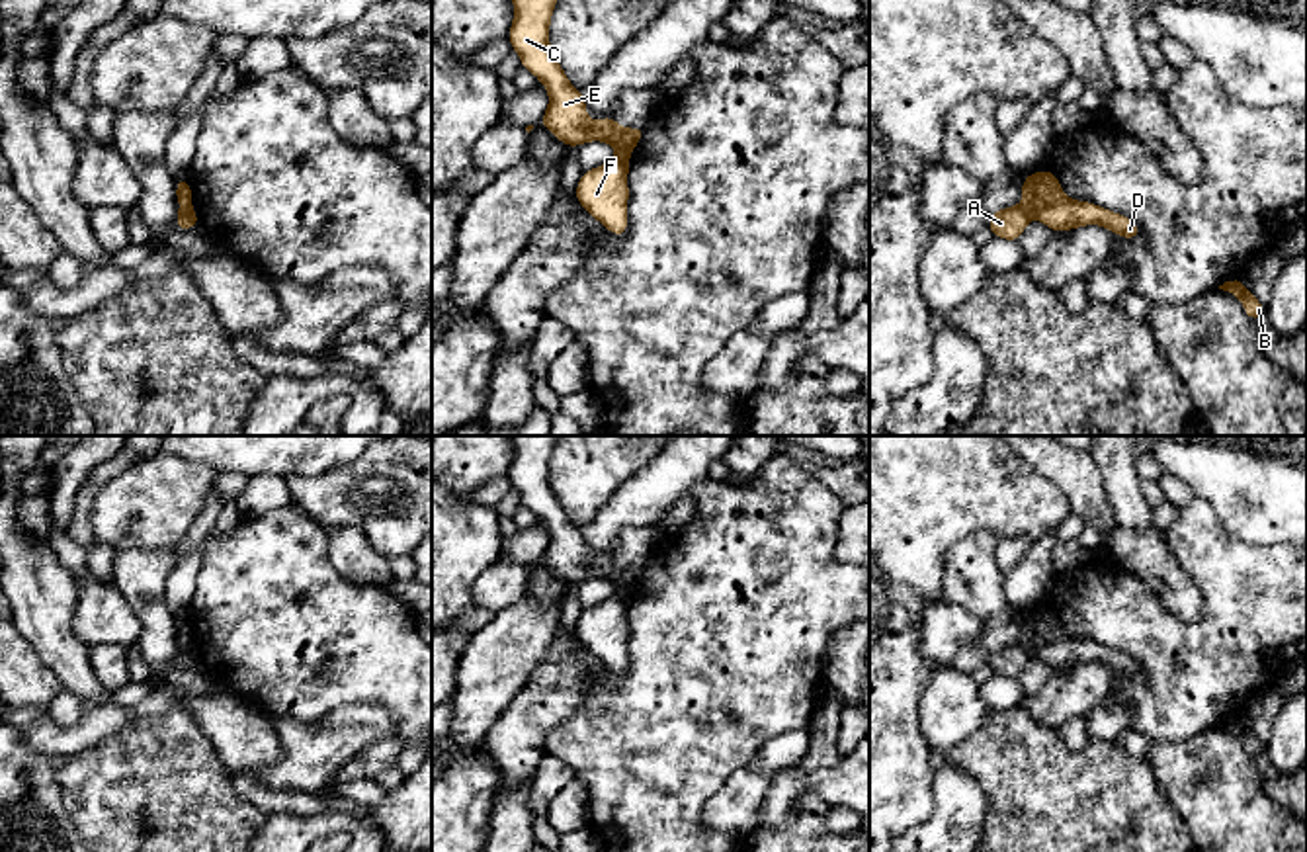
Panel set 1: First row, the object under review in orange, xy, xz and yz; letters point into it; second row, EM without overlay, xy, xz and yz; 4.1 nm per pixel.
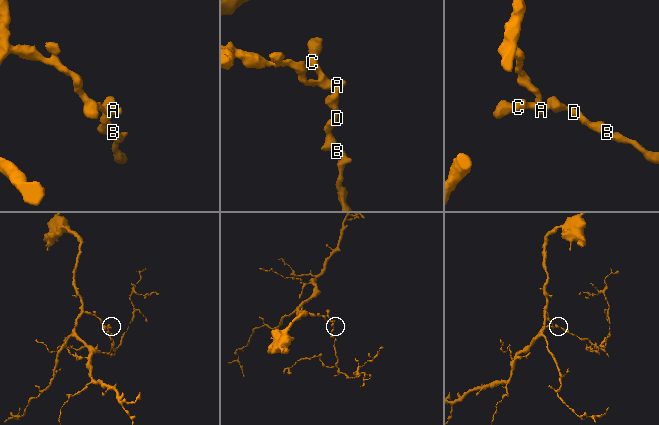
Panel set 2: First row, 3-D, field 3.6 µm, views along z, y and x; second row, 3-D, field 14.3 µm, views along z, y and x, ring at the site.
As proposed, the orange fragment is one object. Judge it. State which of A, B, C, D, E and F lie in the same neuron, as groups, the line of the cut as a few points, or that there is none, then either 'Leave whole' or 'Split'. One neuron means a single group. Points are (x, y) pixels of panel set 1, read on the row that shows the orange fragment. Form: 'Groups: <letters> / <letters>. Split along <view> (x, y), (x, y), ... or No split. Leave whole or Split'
Groups: A C E / B D F. Split along yz (1022, 204), (1030, 215). Split

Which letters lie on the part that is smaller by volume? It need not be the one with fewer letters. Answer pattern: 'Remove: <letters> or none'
Remove: B, D, F

